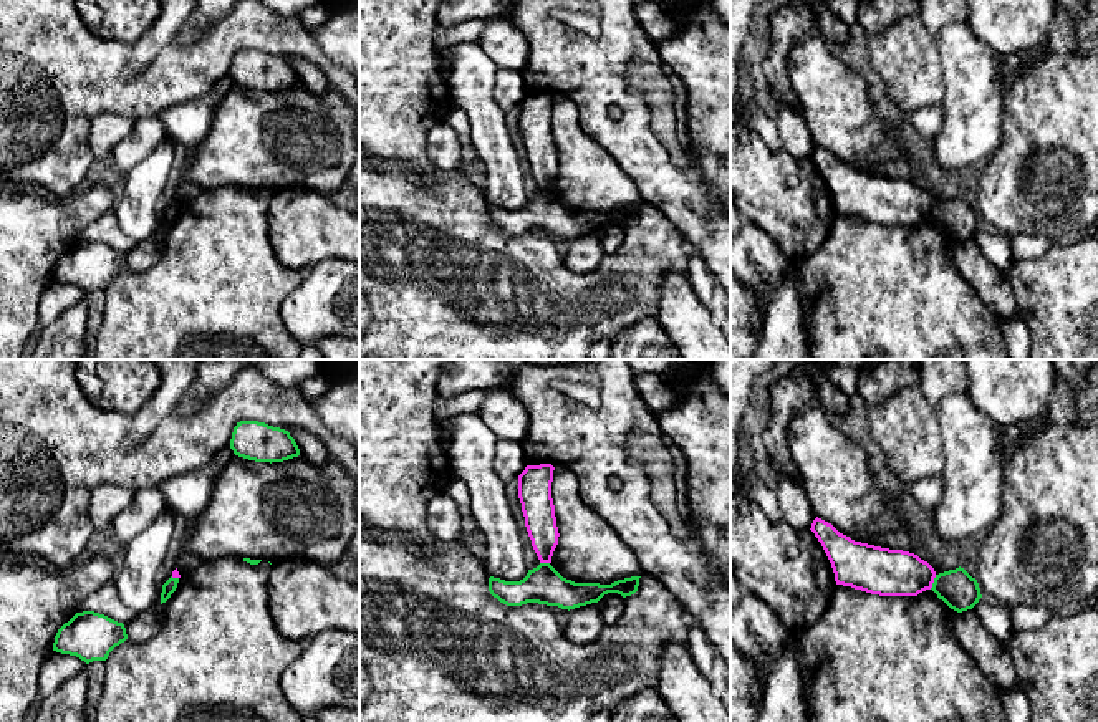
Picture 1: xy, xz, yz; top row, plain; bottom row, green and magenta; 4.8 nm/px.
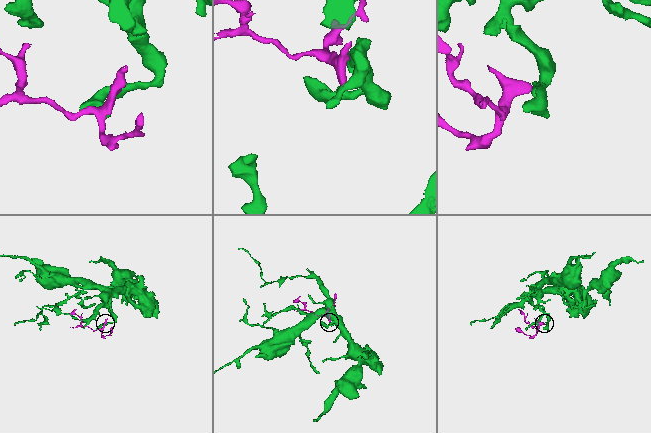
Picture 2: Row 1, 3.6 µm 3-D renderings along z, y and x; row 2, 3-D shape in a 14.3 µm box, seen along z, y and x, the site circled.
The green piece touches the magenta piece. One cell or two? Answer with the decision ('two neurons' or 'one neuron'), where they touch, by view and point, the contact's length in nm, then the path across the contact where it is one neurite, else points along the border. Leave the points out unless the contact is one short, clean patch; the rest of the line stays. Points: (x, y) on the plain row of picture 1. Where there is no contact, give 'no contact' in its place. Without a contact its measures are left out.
two neurons; meets green in yz at (934, 211); contact 80 nm long; border along yz (936, 204), (929, 217)

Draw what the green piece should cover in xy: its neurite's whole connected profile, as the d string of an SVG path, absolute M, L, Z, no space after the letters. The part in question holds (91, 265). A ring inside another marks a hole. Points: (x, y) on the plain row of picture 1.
M83 240L58 258L53 280L76 285L89 293L106 290L109 282L126 268L123 252L94 240Z

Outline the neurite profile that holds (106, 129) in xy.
M101 113L89 126L89 147L99 166L109 164L111 152L132 129L134 119Z

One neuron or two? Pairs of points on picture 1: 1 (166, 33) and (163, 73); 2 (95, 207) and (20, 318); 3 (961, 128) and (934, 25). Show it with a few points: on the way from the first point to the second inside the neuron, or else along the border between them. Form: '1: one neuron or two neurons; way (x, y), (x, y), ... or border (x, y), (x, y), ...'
1: two neurons; border (173, 35), (134, 72)
2: one neuron; way (65, 227), (20, 272), (20, 288)
3: two neurons; border (966, 22), (949, 22), (934, 35)

